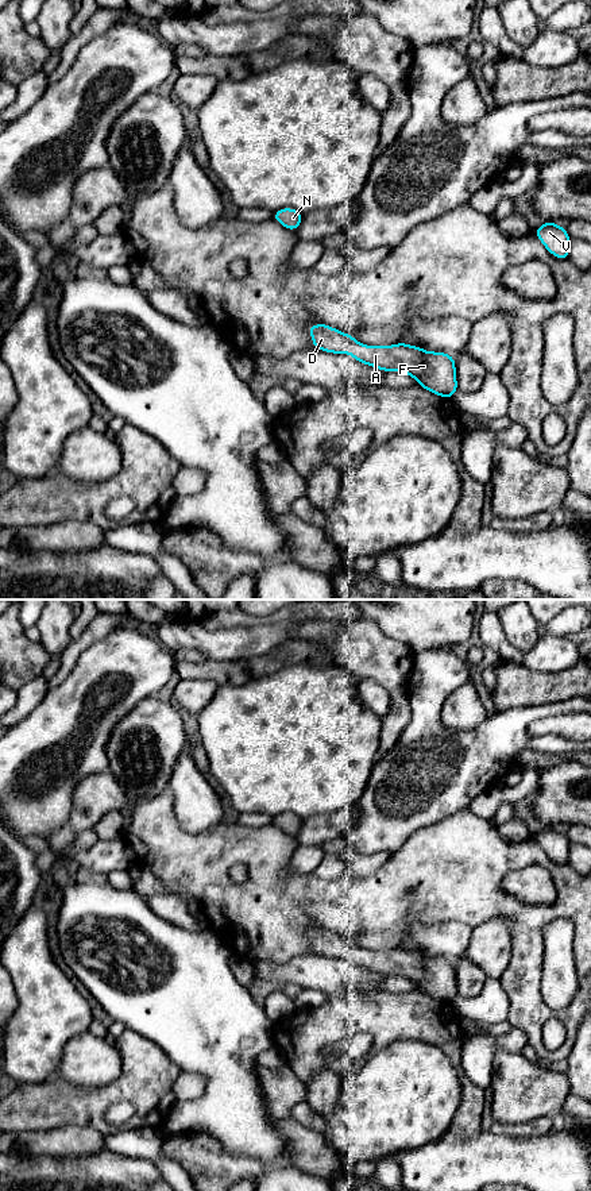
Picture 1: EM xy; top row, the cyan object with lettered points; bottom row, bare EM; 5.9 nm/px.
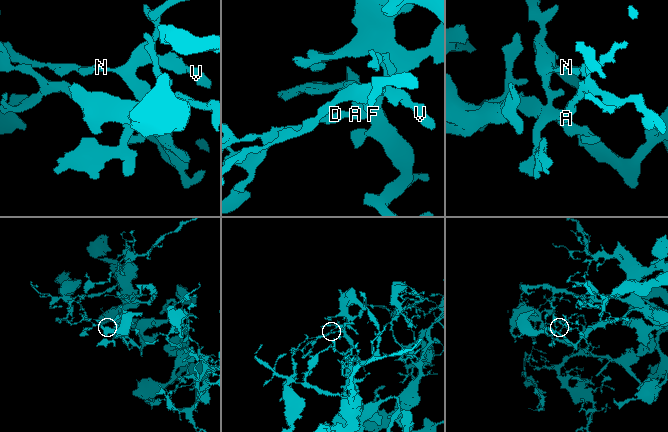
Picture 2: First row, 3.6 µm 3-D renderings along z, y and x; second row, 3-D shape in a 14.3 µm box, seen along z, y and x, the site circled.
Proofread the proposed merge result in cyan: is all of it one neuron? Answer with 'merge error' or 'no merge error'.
no merge error

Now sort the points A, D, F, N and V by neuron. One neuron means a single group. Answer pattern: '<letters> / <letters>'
A D F N V

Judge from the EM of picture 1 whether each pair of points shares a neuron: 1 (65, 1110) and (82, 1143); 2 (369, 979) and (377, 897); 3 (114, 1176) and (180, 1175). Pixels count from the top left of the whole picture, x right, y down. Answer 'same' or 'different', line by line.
1: different
2: different
3: different

